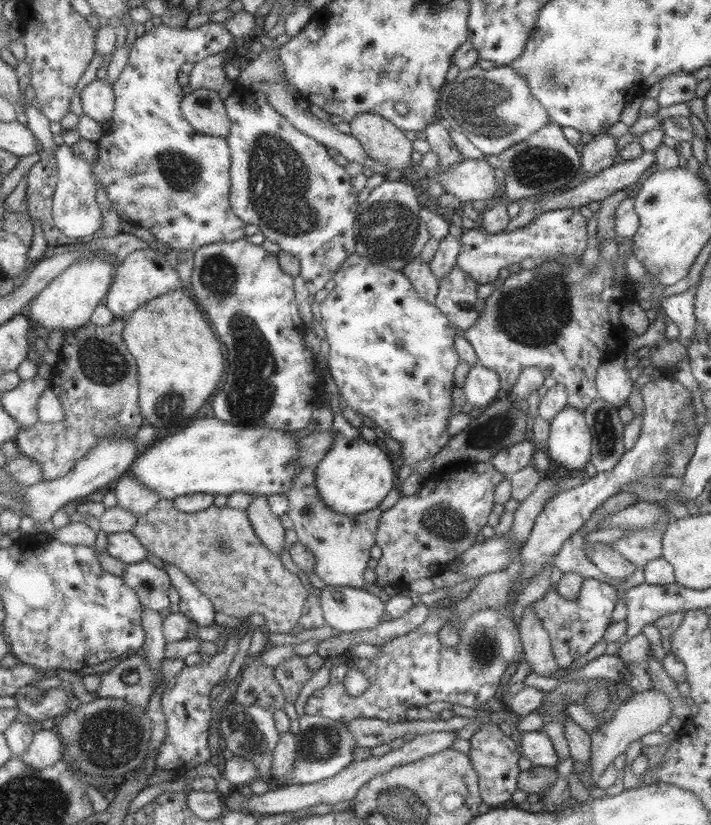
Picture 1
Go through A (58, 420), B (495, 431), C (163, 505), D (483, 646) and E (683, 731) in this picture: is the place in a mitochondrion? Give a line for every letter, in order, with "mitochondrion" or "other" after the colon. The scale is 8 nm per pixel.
A: other
B: mitochondrion
C: other
D: mitochondrion
E: other

